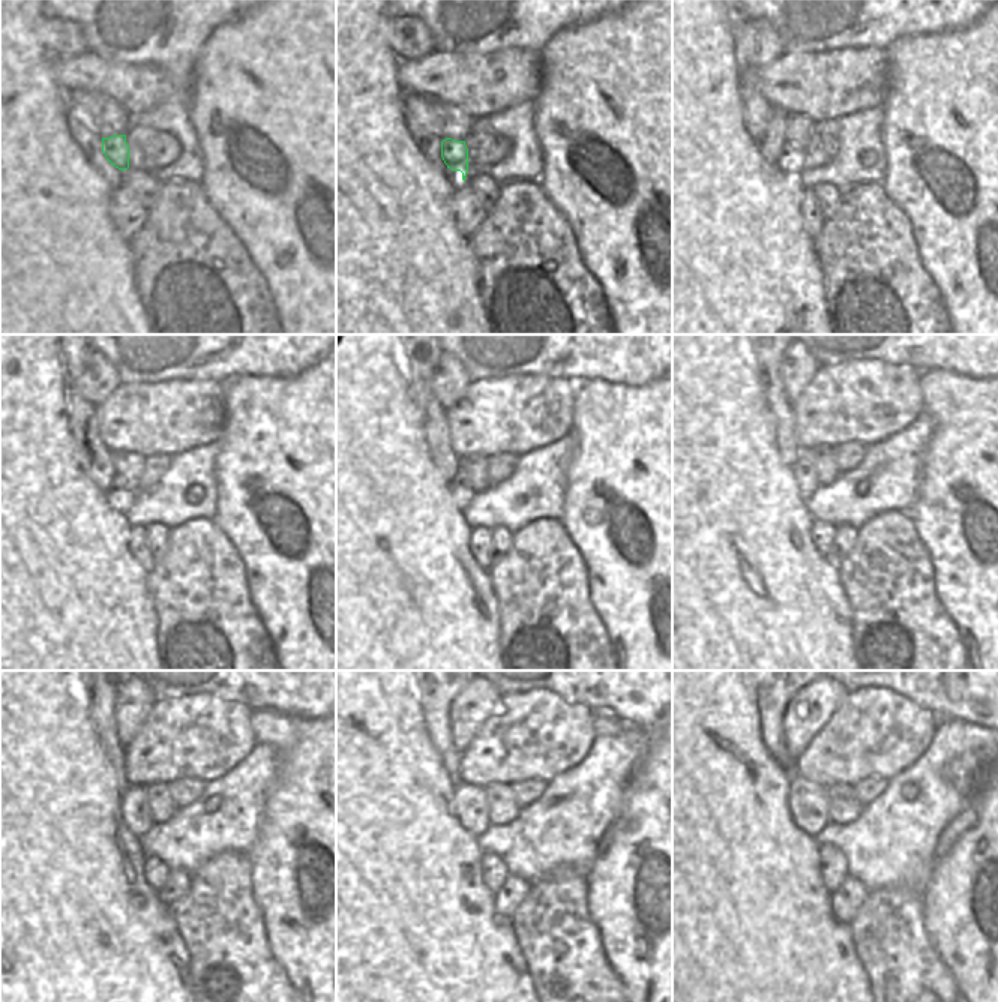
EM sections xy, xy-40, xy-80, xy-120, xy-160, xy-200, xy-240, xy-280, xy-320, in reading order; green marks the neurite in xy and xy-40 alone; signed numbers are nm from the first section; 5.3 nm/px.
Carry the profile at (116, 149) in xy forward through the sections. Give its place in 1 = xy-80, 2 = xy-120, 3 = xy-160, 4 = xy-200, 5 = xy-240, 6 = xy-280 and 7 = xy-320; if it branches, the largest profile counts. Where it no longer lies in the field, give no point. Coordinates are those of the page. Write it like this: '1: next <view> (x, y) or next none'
1: next xy-80 (791, 161)
2: next xy-120 (120, 497)
3: next xy-160 (462, 495)
4: next xy-200 (803, 471)
5: next xy-240 (134, 807)
6: next xy-280 (470, 803)
7: next xy-320 (808, 801)

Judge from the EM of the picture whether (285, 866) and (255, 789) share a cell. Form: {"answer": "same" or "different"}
{"answer": "different"}

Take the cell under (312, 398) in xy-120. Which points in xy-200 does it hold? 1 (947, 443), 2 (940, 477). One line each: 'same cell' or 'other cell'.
1: same cell
2: same cell

